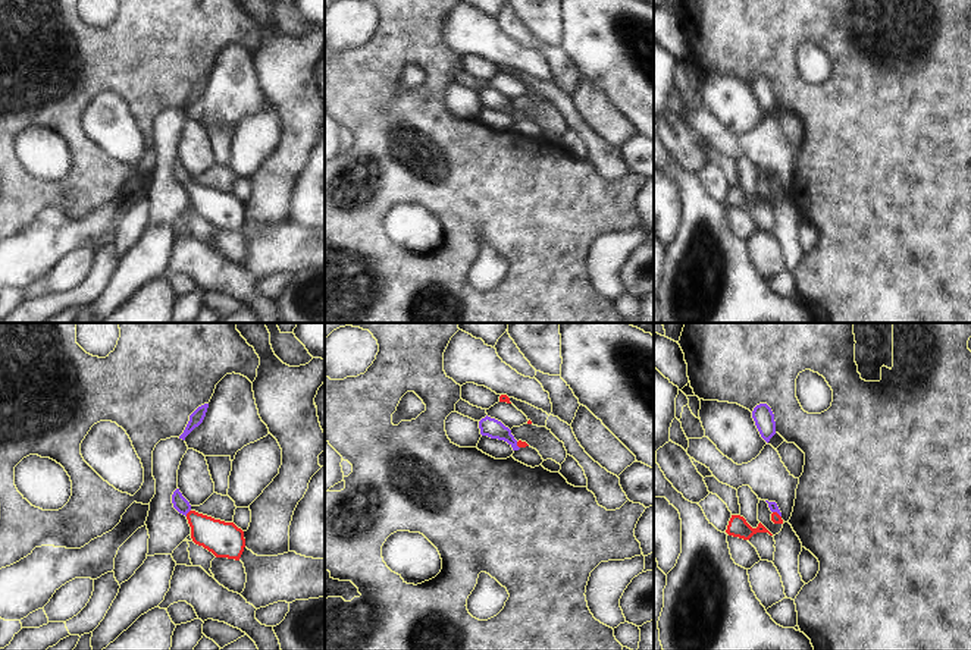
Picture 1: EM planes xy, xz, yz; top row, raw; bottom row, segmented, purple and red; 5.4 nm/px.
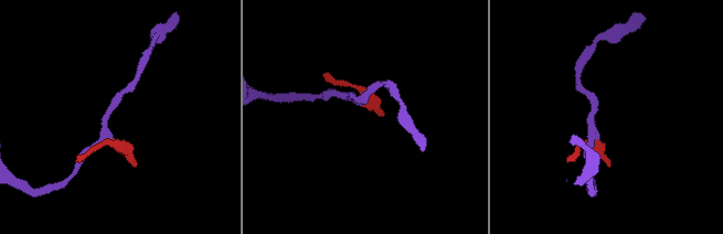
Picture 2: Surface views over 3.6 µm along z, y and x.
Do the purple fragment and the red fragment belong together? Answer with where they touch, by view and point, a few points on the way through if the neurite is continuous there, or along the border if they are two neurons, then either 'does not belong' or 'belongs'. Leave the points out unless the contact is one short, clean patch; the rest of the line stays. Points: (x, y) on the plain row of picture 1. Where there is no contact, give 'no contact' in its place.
meets purple in xy at (188, 182); runs through xy (179, 173), (188, 182), (209, 204), (222, 210); belongs

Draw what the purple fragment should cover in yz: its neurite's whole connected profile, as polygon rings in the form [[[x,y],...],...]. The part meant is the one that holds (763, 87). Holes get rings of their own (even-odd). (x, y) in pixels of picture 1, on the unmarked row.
[[[767,75],[757,76],[752,82],[752,90],[761,109],[768,114],[776,106],[776,92],[771,79]]]

